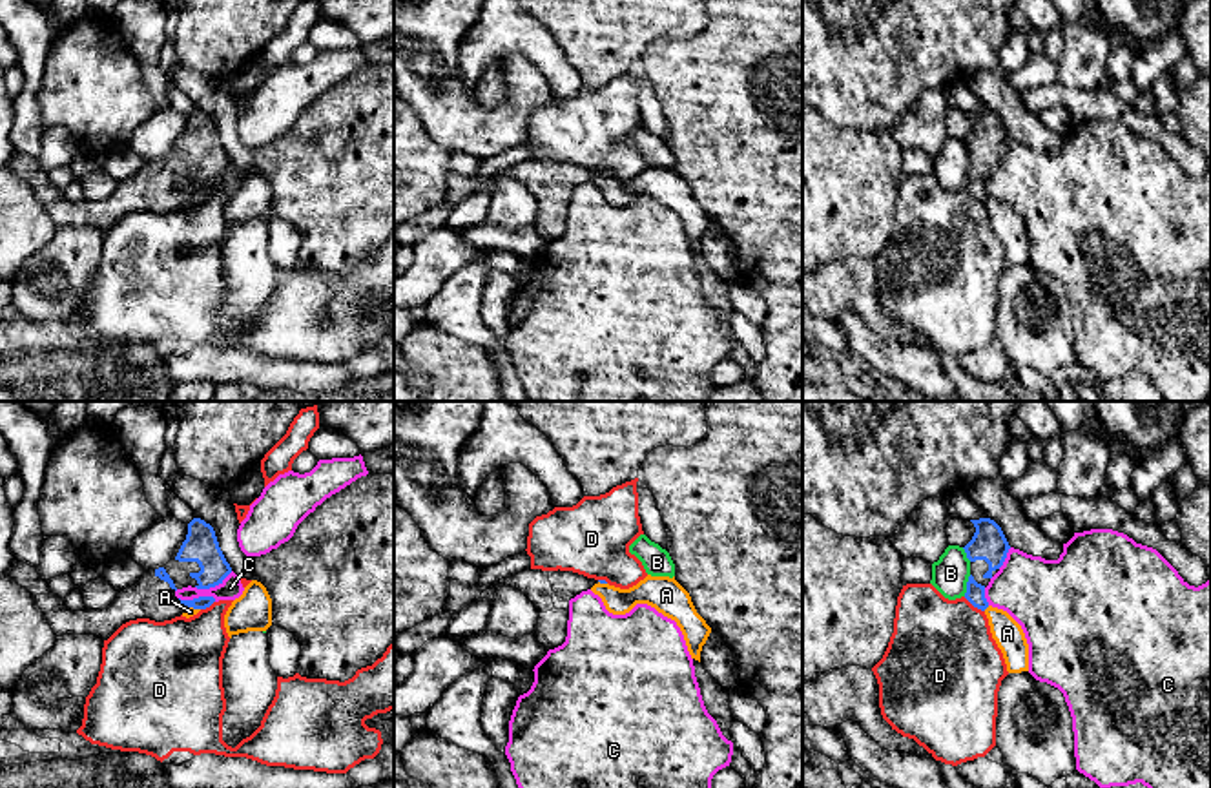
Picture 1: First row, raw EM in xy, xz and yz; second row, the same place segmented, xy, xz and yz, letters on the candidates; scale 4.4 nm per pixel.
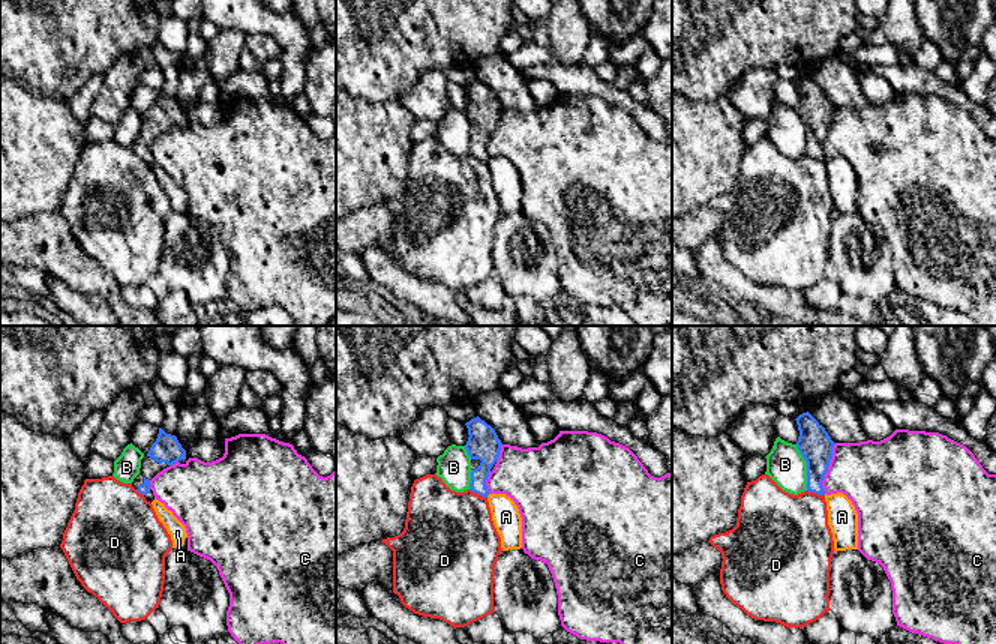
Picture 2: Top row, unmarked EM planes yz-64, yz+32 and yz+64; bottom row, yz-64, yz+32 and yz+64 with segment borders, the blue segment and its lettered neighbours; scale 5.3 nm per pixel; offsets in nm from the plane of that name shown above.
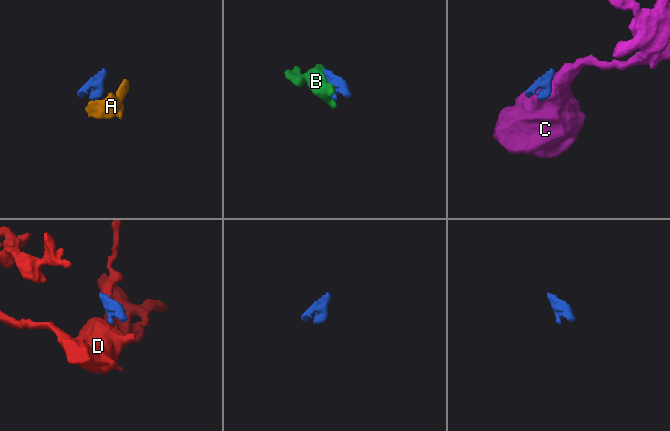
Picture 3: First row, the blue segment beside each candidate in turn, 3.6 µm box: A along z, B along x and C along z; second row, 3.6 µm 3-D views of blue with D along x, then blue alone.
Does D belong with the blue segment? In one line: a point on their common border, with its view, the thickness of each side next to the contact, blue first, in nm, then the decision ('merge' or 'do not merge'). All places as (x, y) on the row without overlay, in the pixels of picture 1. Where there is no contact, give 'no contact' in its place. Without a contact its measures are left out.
yz (974, 197) | 80/460 nm | do not merge

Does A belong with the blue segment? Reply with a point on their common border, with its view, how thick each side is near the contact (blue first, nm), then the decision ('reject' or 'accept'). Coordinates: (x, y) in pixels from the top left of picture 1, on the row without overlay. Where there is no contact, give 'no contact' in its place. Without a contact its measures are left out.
yz (985, 199) | 80/130 nm | reject

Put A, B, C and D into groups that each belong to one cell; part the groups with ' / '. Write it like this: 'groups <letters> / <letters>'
groups A / B / C / D

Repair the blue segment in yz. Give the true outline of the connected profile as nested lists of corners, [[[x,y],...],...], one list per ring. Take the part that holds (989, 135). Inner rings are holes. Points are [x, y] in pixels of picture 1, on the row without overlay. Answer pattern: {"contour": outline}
{"contour": [[[990,109],[970,111],[976,119],[972,131],[963,139],[970,151],[970,168],[965,190],[978,201],[985,202],[988,193],[985,179],[1003,157],[1010,140],[1001,119]]]}

